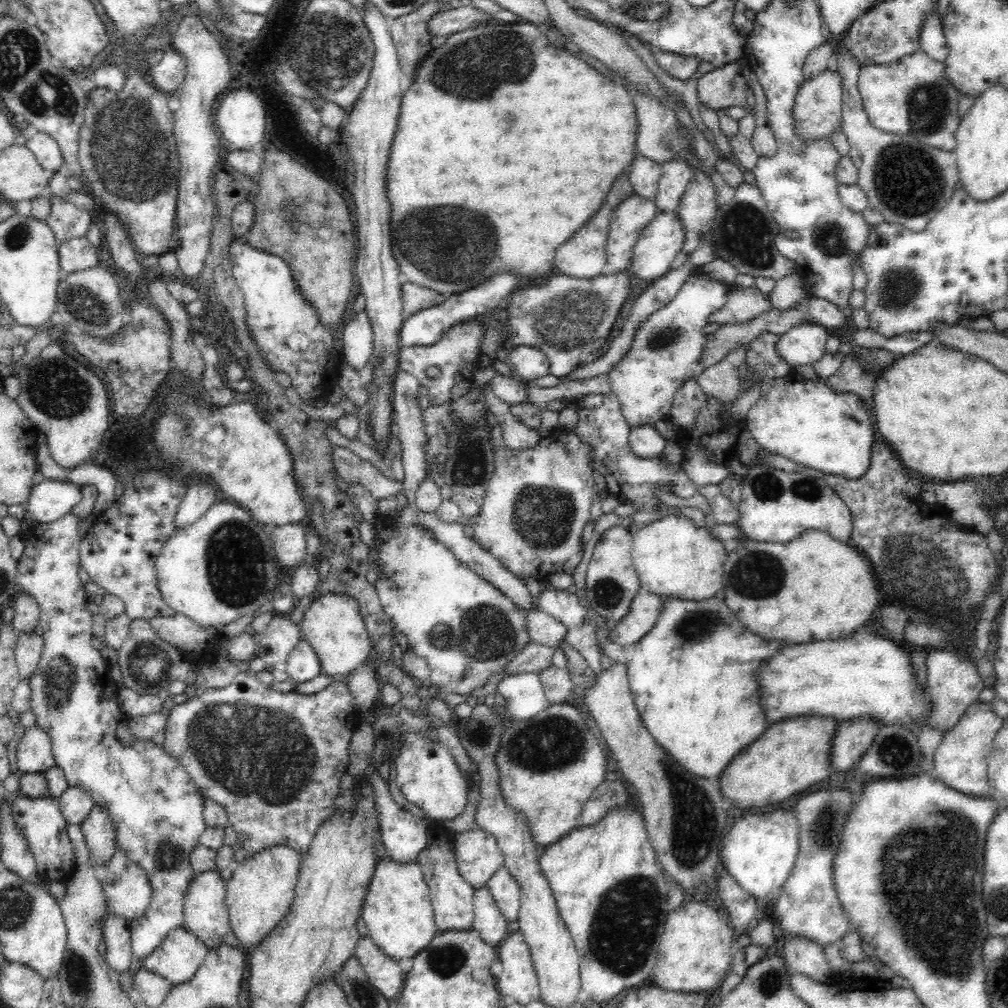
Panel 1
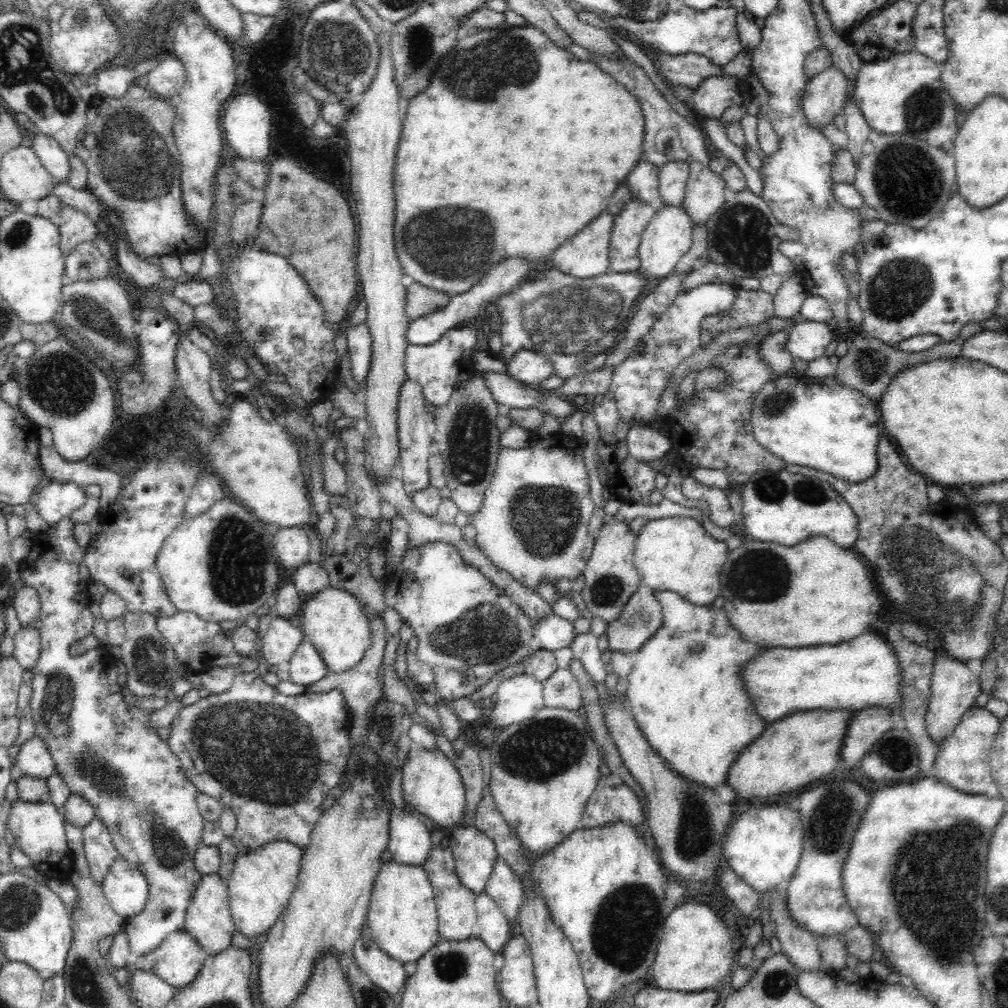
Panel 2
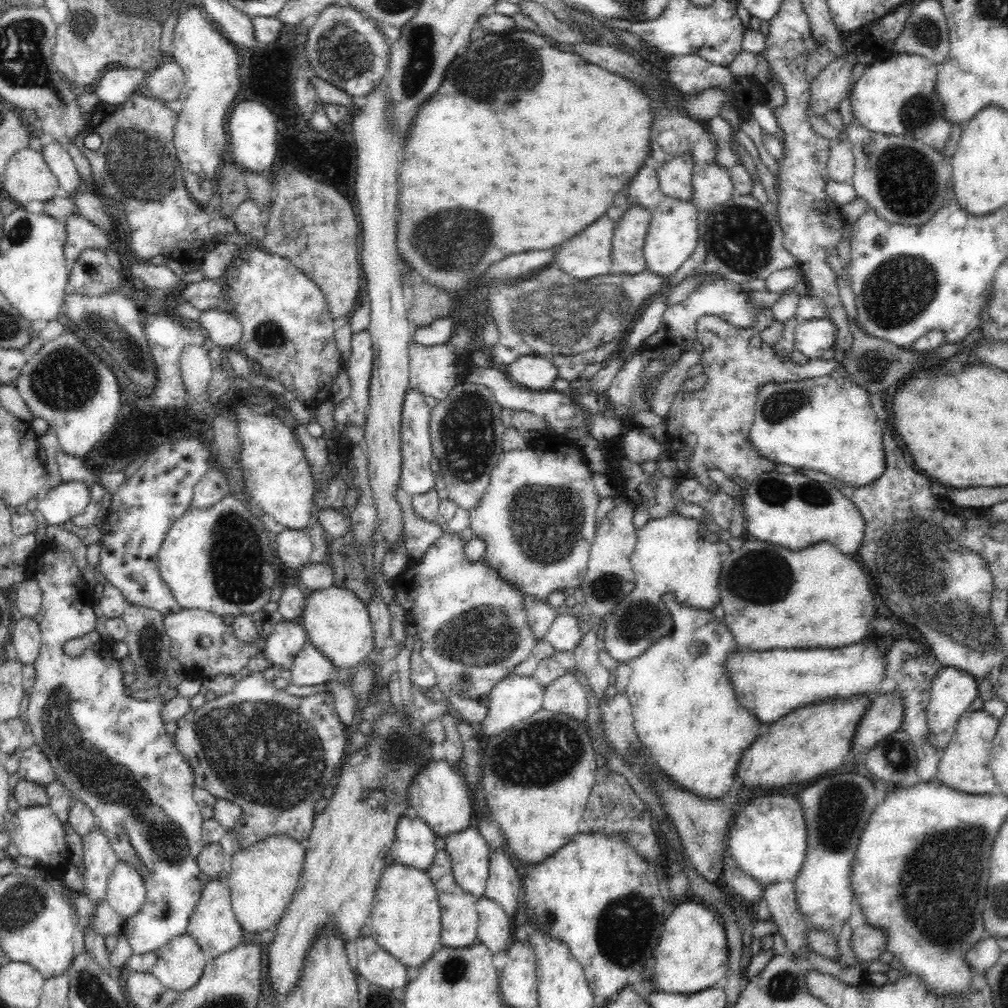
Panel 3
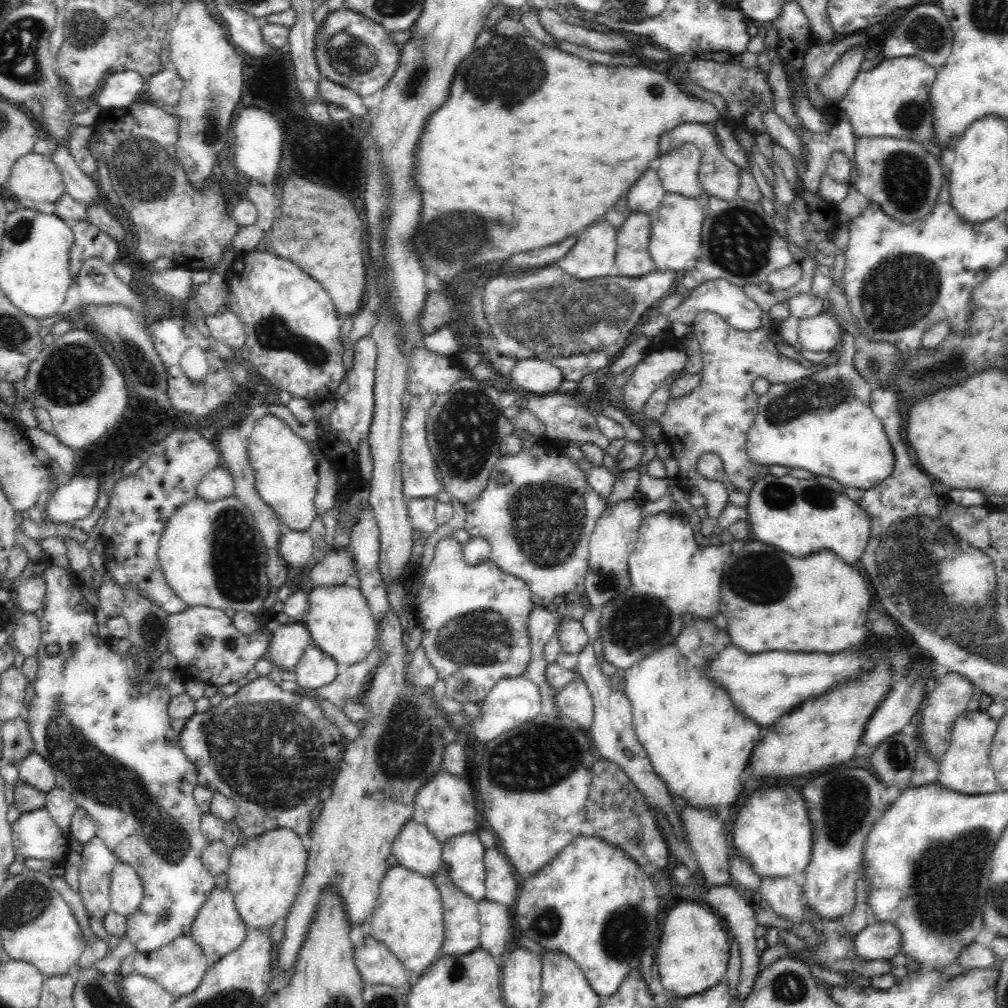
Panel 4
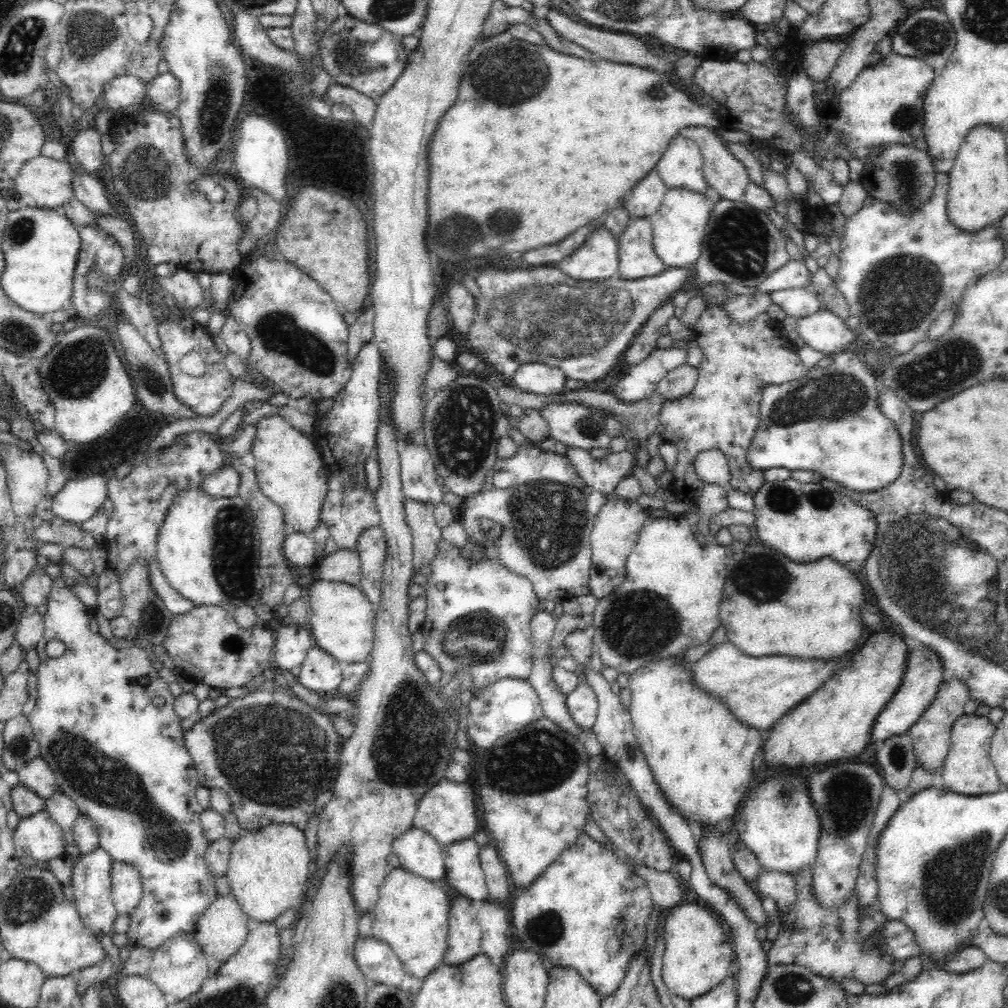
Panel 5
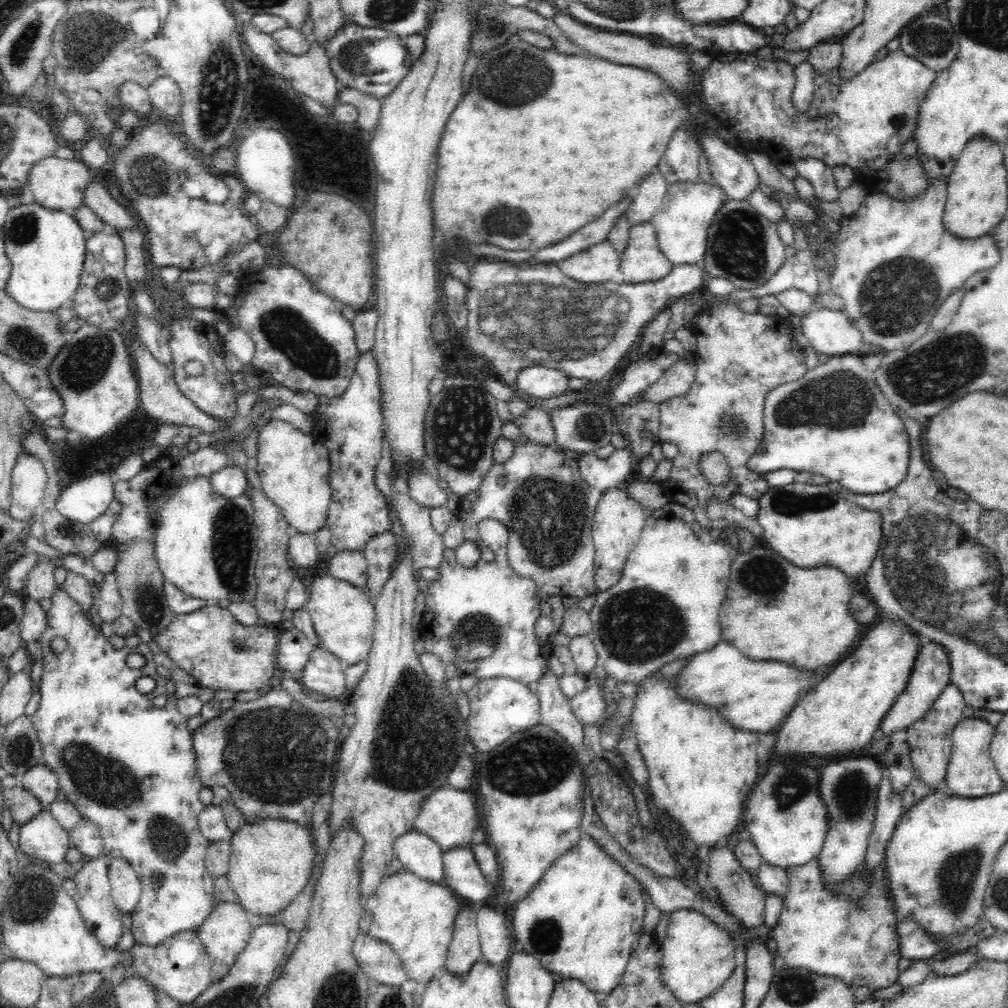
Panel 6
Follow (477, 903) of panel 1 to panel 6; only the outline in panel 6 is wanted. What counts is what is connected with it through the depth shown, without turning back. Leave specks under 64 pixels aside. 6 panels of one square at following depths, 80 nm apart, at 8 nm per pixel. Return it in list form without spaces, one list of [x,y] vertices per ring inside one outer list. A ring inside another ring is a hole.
[[[484,904],[476,915],[482,957],[500,968],[508,962],[512,946],[512,929],[506,920],[504,909]]]

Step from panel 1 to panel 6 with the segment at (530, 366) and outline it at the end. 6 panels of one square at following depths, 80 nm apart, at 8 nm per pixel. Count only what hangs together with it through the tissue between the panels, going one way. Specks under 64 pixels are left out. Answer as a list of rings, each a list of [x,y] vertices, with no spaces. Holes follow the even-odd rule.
[[[533,365],[519,373],[515,388],[524,396],[554,398],[569,391],[568,382],[569,379],[559,369]]]

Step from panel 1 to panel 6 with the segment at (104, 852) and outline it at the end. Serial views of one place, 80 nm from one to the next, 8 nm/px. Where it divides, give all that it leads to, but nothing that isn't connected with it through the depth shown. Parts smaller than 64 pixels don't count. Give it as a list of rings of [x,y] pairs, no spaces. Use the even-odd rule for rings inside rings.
[[[106,854],[94,859],[87,858],[73,876],[70,894],[75,900],[87,929],[100,941],[102,946],[113,948],[124,931],[122,919],[120,919],[124,913],[116,908],[111,898],[111,885],[108,878],[109,863],[110,857]]]

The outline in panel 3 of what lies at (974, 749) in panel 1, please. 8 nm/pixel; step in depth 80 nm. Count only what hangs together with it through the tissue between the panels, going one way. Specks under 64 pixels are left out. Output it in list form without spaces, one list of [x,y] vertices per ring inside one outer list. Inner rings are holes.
[[[983,708],[964,711],[958,719],[954,736],[942,749],[936,774],[937,780],[960,792],[986,795],[1002,793],[989,763],[990,751],[998,727],[999,719],[988,714]]]

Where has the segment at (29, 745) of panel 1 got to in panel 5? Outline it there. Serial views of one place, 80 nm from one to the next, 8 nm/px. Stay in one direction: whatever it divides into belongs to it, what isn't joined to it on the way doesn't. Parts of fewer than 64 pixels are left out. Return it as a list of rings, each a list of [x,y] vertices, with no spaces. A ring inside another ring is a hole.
[[[40,755],[36,756],[32,762],[24,764],[17,771],[17,775],[22,785],[27,786],[44,799],[52,796],[52,793],[59,790],[55,779],[55,772]]]

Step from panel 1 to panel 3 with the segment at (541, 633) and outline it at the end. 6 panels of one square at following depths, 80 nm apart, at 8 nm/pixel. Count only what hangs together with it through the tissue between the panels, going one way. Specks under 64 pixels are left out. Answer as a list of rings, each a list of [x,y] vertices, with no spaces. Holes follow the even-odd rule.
[[[558,612],[550,629],[543,635],[542,640],[552,645],[555,651],[574,650],[582,640],[583,635],[578,628],[578,613]]]

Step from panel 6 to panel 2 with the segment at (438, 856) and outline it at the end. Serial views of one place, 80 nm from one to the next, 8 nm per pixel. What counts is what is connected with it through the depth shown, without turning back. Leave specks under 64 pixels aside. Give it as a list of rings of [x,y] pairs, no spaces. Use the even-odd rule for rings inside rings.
[[[393,803],[388,808],[389,842],[387,849],[392,853],[392,860],[401,864],[422,865],[431,852],[432,843],[429,837],[431,825],[417,813],[408,813],[398,809]]]

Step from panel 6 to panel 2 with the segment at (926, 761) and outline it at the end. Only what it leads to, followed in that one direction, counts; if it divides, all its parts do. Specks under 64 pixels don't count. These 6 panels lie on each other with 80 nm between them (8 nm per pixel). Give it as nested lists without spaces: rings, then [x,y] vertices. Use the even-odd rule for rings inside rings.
[[[938,653],[932,664],[930,684],[930,702],[924,718],[924,725],[929,735],[936,741],[943,740],[954,732],[962,716],[968,711],[983,690],[980,679],[975,676],[965,662],[960,662],[951,656]]]

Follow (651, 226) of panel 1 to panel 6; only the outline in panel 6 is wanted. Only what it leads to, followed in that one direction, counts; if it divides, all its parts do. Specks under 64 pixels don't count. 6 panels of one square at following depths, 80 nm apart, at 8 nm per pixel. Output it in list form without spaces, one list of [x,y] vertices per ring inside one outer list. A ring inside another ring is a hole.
[[[677,182],[667,188],[656,214],[650,219],[660,251],[673,265],[700,264],[706,248],[706,234],[714,214],[727,200],[717,184]]]

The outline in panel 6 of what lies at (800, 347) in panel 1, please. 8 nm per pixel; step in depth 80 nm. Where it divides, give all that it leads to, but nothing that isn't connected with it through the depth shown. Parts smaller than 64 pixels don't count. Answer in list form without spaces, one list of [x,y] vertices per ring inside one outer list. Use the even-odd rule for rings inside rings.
[[[818,306],[801,317],[802,334],[819,354],[857,354],[863,344],[860,329],[850,325],[849,316],[842,310],[836,311]]]

